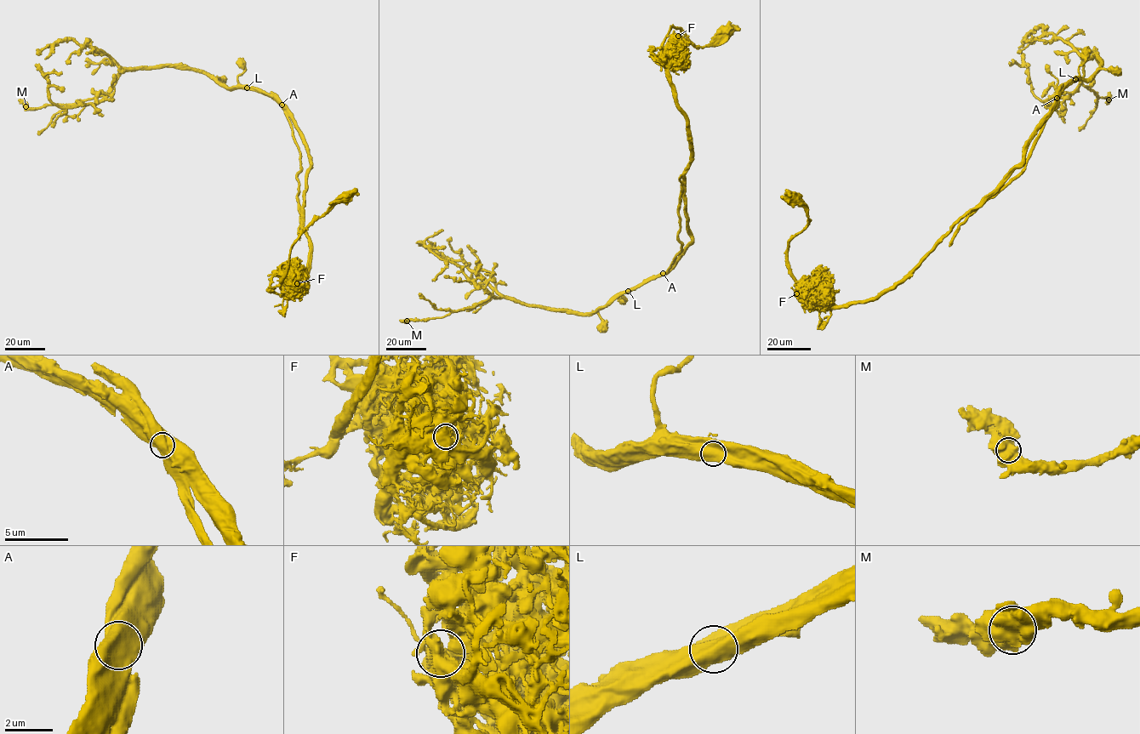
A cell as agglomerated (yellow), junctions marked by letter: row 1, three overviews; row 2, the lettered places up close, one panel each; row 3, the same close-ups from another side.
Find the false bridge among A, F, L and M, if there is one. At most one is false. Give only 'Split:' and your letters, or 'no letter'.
Split: A

